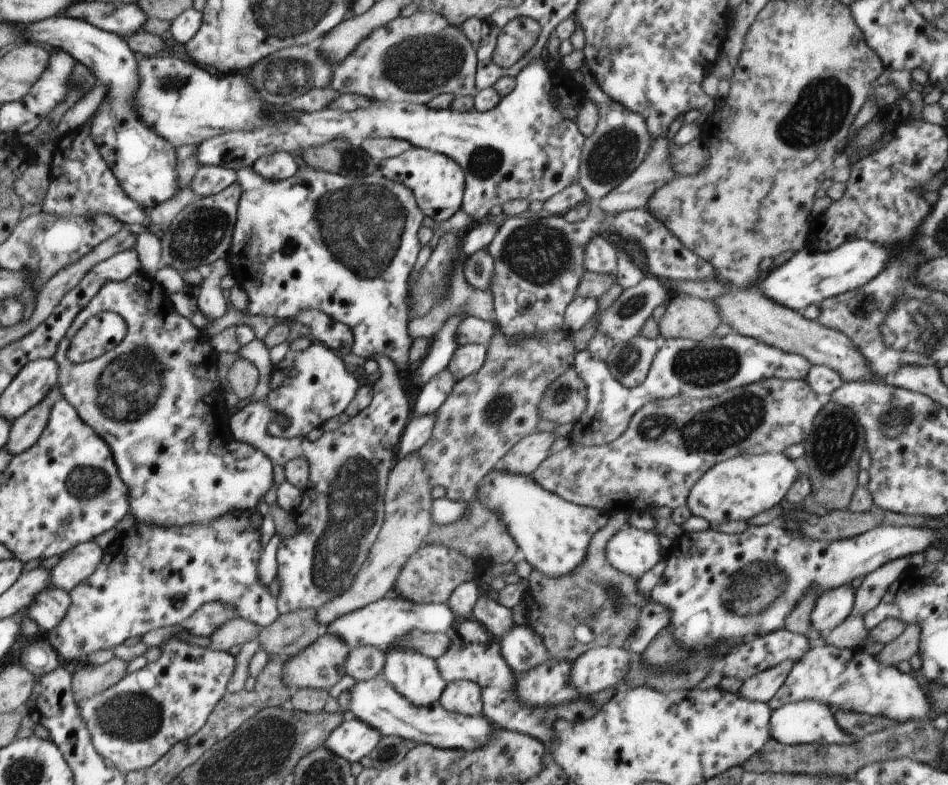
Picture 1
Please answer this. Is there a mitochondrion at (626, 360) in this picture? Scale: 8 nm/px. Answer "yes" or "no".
yes

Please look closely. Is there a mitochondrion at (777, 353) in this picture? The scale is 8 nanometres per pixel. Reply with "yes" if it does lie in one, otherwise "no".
no

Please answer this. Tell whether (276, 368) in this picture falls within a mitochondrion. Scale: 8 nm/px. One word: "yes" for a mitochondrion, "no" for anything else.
no

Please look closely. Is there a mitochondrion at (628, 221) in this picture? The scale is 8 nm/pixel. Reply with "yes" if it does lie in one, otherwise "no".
no

